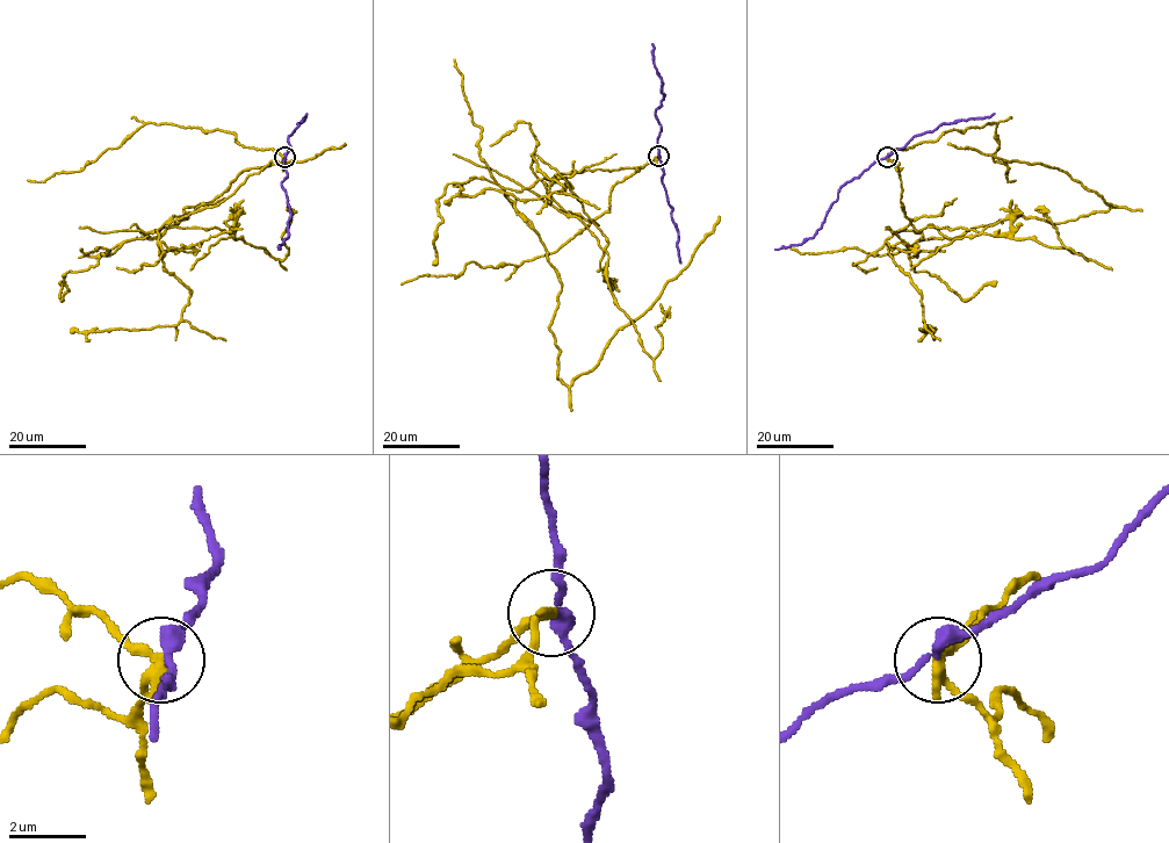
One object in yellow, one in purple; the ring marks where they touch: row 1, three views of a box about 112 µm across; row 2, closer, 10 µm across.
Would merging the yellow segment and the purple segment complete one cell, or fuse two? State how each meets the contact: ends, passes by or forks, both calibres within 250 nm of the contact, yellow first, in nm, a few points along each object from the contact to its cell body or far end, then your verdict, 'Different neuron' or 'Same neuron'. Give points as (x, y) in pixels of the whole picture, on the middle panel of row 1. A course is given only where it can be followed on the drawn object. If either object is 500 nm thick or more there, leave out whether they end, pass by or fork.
At the ring yellow passes by. At the ring purple passes by. Thickness 280 nm (yellow) against 300 nm. Course of yellow: (658, 157), (504, 189), (562, 285), (549, 330), (557, 377), (569, 386), (598, 362), (718, 216). Course of purple: (658, 157), (661, 127), (655, 110), (664, 94), (652, 43). Different neuron

